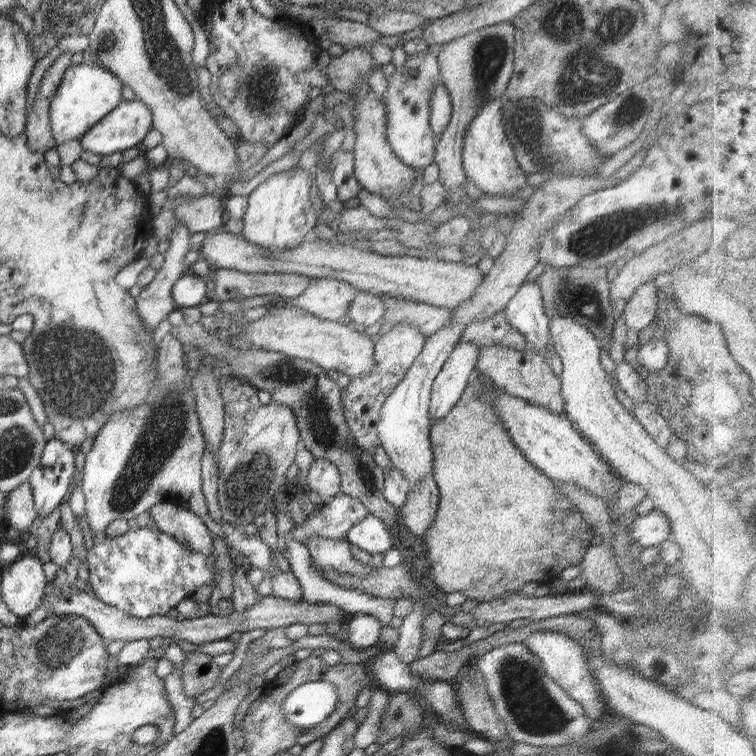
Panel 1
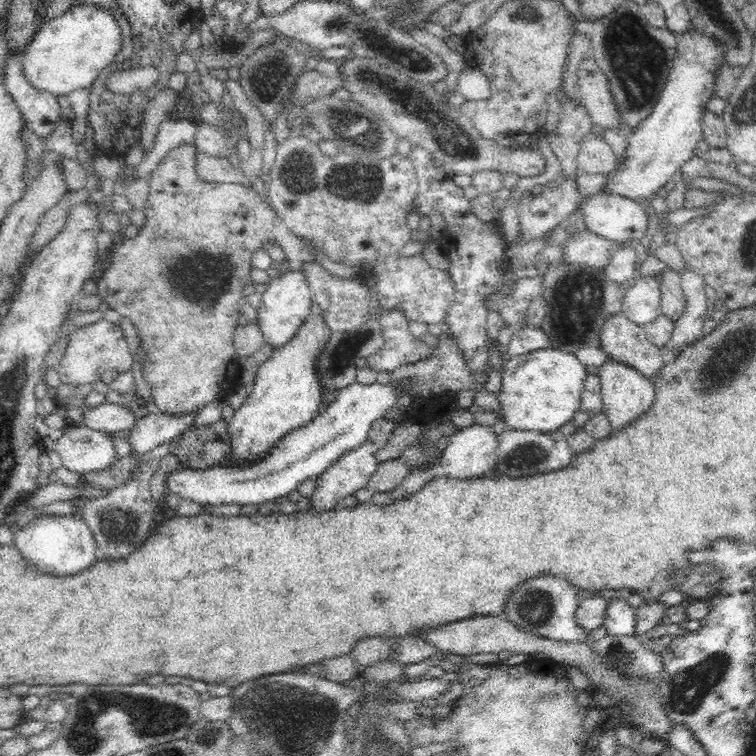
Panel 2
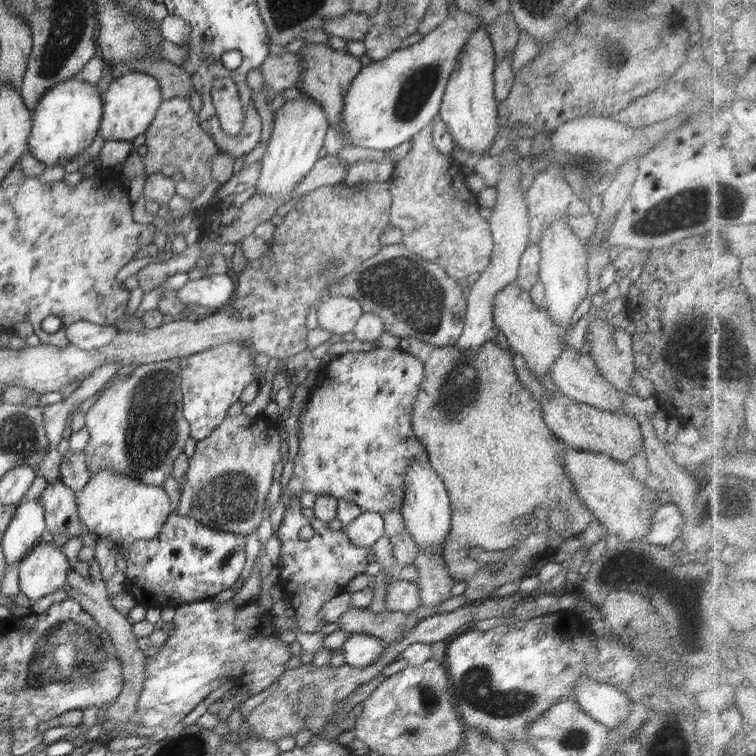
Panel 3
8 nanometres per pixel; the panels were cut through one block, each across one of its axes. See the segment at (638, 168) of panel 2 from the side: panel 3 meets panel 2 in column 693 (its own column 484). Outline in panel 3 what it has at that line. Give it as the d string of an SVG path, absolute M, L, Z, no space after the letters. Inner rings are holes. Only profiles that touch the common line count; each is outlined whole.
M474 28L466 44L462 46L462 52L458 52L456 57L458 63L448 78L438 118L446 123L455 146L470 154L484 156L496 138L496 128L500 119L500 106L494 97L495 52L485 29Z

